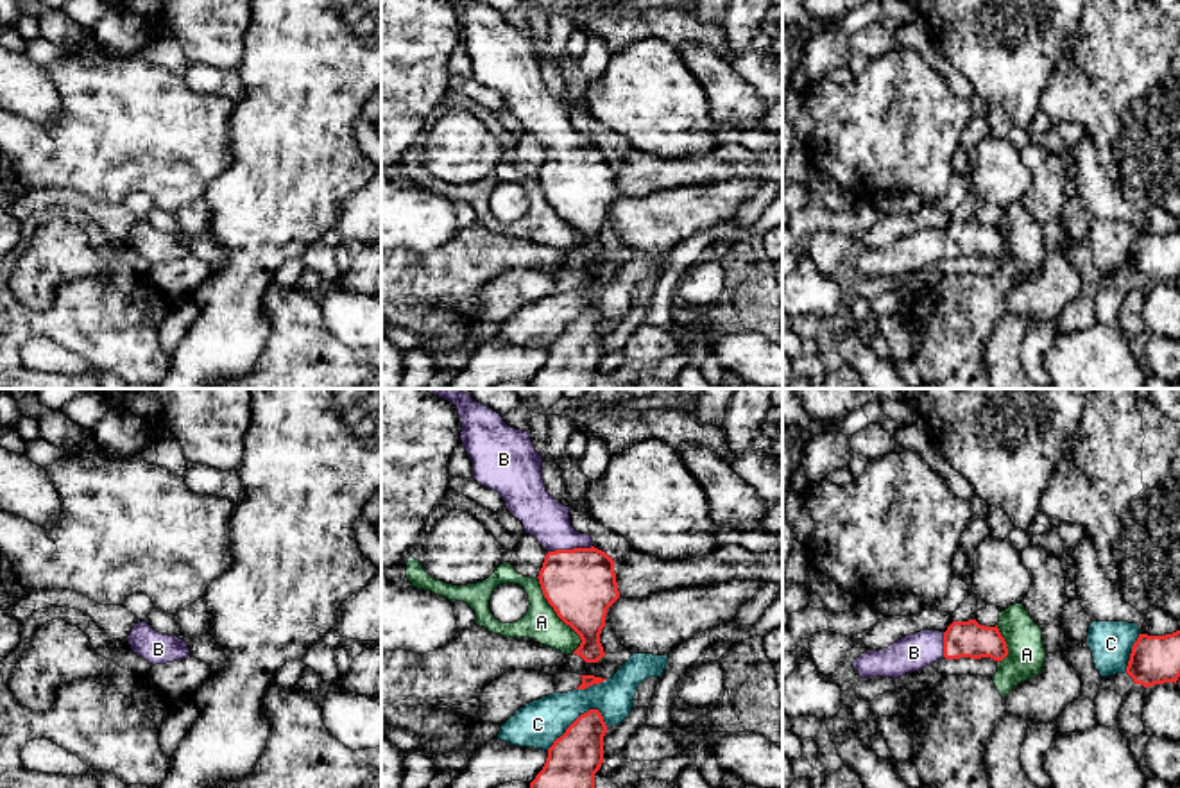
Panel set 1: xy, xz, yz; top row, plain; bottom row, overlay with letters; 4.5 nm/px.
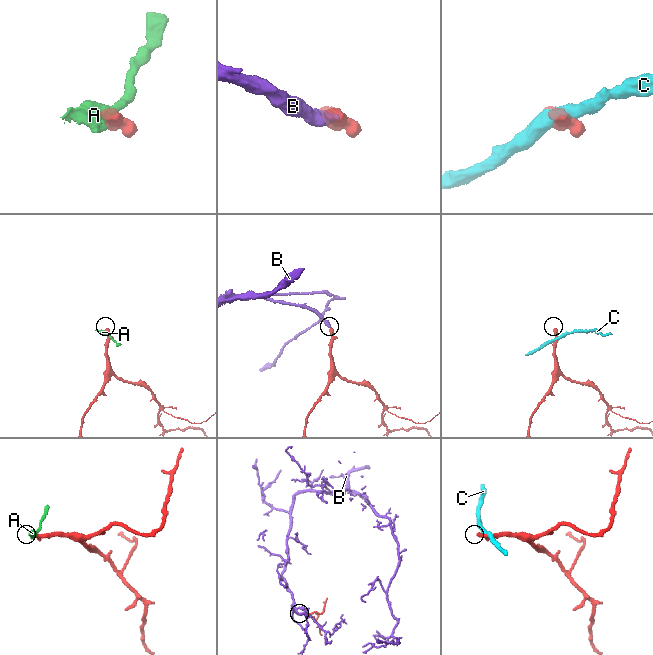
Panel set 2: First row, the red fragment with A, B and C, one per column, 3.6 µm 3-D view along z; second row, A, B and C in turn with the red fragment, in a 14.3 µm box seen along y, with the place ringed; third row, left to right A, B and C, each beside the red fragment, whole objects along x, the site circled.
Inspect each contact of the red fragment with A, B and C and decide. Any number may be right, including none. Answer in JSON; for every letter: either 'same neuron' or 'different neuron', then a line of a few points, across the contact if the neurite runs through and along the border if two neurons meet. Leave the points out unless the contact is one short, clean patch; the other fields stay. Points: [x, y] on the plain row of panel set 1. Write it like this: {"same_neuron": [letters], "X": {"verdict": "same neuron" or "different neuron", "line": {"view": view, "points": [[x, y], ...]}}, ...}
{"same_neuron": ["B"], "A": {"verdict": "different neuron", "line": {"view": "xz", "points": [[538, 176], [547, 201], [581, 239], [573, 251]]}}, "B": {"verdict": "same neuron", "line": {"view": "xz", "points": [[581, 183], [572, 165], [570, 149], [543, 115]]}}, "C": {"verdict": "different neuron"}}

